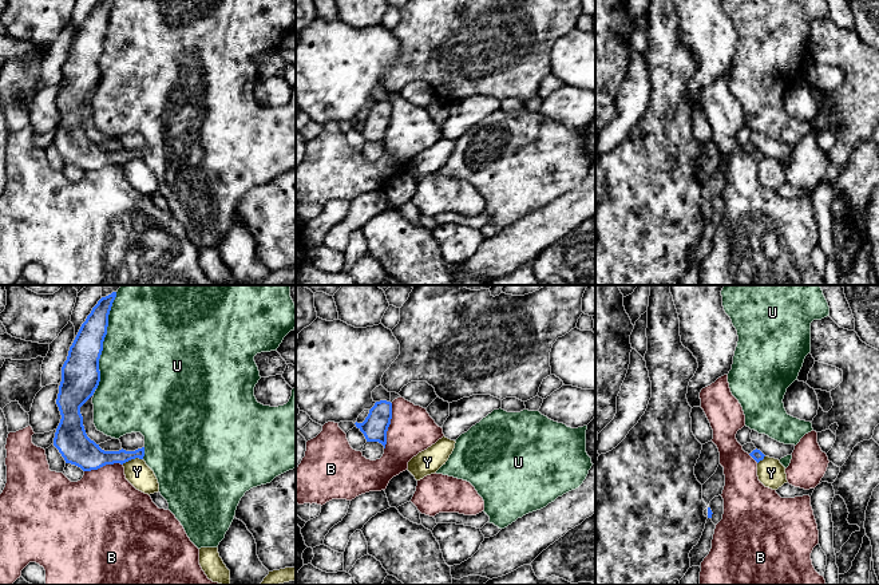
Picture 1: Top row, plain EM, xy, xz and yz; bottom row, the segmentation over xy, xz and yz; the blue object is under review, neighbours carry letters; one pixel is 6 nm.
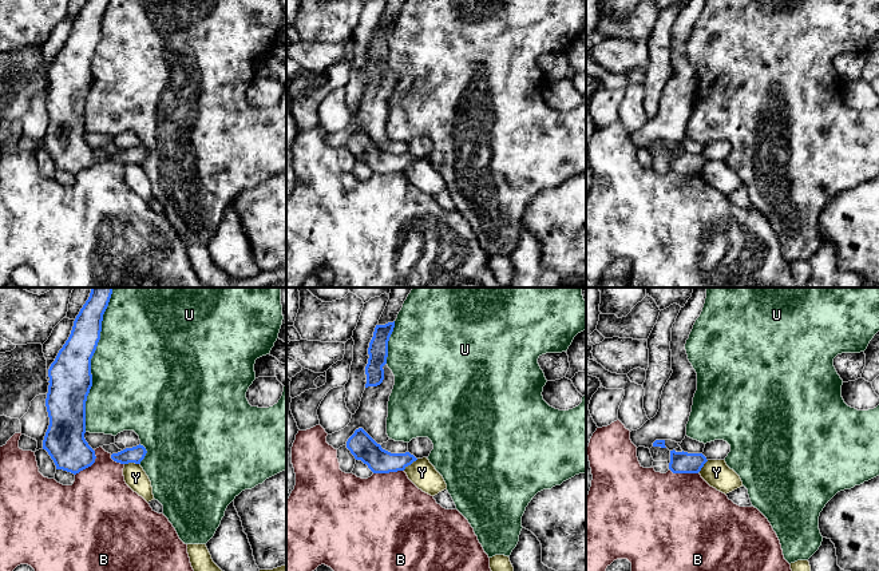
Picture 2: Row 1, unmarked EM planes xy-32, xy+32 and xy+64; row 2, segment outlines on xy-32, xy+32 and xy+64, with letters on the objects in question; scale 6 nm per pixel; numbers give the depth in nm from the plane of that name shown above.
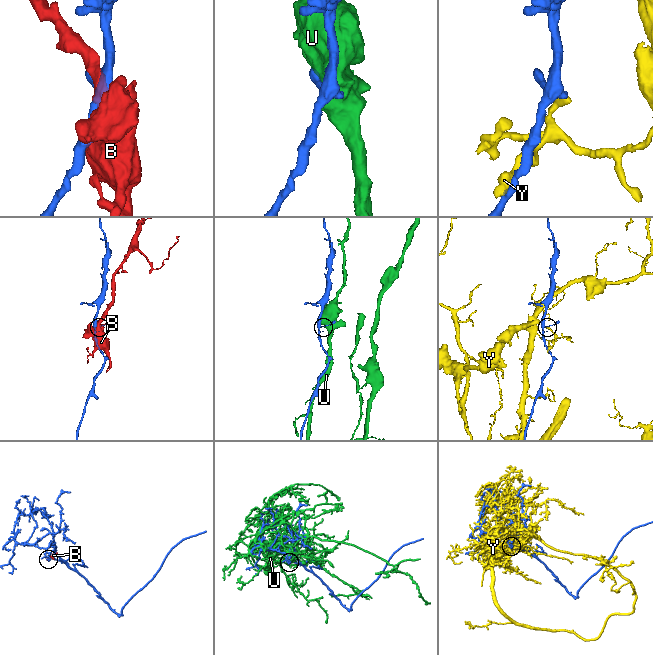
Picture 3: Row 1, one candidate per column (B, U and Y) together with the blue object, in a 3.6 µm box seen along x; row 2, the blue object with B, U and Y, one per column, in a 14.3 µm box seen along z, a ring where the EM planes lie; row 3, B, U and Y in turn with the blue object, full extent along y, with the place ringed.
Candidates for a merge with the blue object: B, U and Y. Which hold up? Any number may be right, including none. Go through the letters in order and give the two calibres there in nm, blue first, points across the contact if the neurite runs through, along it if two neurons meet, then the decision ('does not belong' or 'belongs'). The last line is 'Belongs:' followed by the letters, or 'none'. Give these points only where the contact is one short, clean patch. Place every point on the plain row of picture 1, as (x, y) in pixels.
B: calibres 150 and 280 nm; does not belong
U: calibres 240 and 480 nm; does not belong
Y: calibres 160 and 150 nm; border xy (142, 158), (131, 158), (122, 163); does not belong
Belongs: none

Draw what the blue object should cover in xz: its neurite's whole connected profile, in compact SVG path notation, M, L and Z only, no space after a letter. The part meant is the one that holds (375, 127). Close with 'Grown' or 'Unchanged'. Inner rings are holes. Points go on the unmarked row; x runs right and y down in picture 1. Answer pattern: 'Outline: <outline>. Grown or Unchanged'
Outline: M387 100L376 102L369 110L368 116L363 123L355 123L364 134L367 142L379 142L387 145L387 131L392 119L392 103Z. Unchanged

